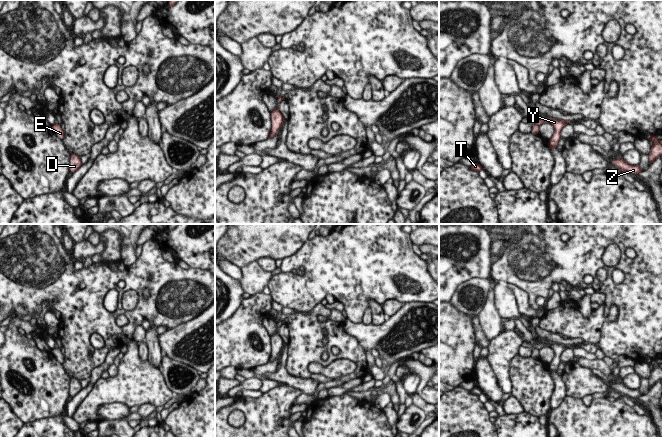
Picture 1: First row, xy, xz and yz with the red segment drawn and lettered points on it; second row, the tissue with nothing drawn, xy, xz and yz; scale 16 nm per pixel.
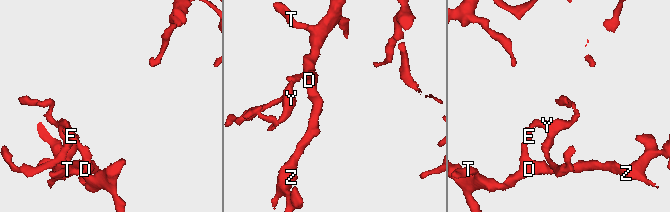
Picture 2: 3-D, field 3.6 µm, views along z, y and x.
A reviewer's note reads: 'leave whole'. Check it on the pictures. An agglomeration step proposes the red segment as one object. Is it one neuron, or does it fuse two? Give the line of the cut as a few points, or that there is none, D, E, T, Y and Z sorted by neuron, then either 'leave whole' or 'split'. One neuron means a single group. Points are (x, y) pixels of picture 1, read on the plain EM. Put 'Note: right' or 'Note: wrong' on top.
Note: wrong
cut yz (536, 347), (538, 350); groups D E T Z / Y; split

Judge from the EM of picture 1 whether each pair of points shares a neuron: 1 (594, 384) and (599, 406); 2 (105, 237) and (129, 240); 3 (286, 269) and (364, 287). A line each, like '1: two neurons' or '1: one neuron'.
1: two neurons
2: two neurons
3: one neuron

